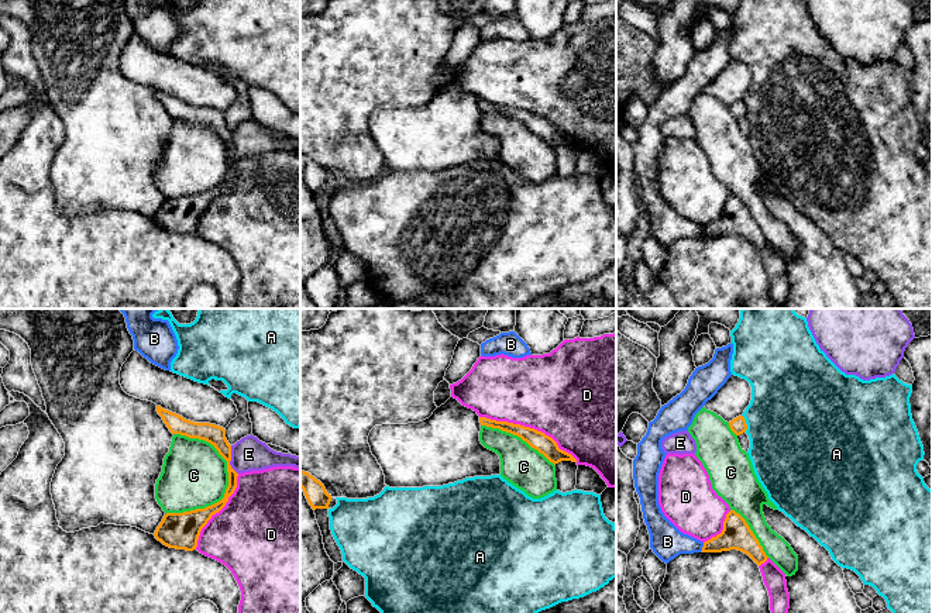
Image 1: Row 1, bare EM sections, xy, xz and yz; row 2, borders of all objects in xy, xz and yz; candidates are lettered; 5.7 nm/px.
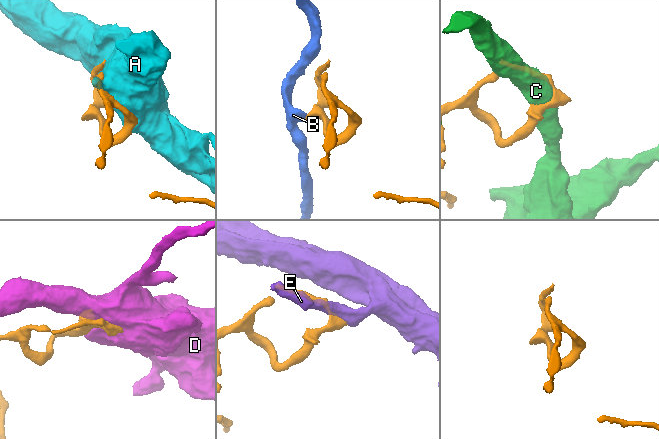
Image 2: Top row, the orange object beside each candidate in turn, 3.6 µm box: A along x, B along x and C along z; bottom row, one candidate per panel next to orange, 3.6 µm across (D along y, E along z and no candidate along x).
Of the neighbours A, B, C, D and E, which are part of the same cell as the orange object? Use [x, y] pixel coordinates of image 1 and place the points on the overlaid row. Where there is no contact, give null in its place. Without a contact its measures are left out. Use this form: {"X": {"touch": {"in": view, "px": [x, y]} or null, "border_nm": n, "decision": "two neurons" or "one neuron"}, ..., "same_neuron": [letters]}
{"A": {"touch": {"in": "yz", "px": [745, 423]}, "border_nm": 110, "decision": "two neurons"}, "B": {"touch": {"in": "yz", "px": [702, 547]}, "border_nm": 50, "decision": "two neurons"}, "C": {"touch": {"in": "xy", "px": [223, 498]}, "border_nm": 500, "decision": "two neurons"}, "D": {"touch": {"in": "xz", "px": [529, 427]}, "border_nm": 600, "decision": "two neurons"}, "E": {"touch": {"in": "xy", "px": [230, 460]}, "border_nm": 170, "decision": "two neurons"}, "same_neuron": []}

